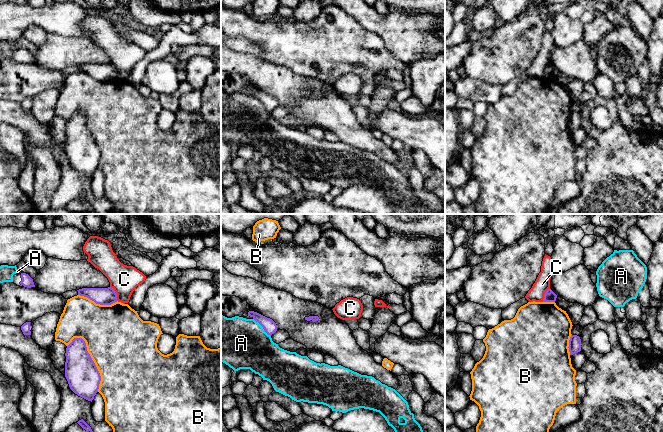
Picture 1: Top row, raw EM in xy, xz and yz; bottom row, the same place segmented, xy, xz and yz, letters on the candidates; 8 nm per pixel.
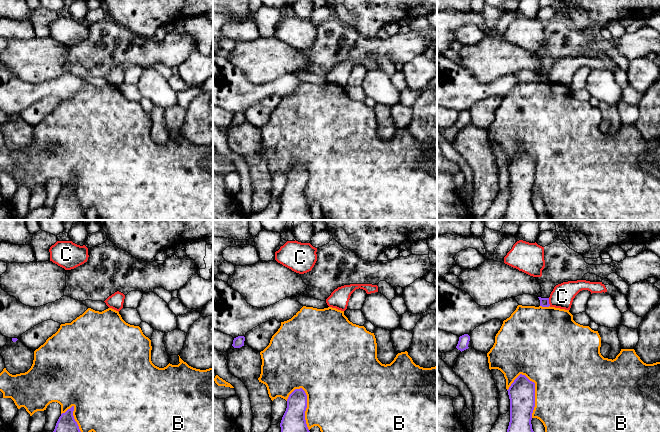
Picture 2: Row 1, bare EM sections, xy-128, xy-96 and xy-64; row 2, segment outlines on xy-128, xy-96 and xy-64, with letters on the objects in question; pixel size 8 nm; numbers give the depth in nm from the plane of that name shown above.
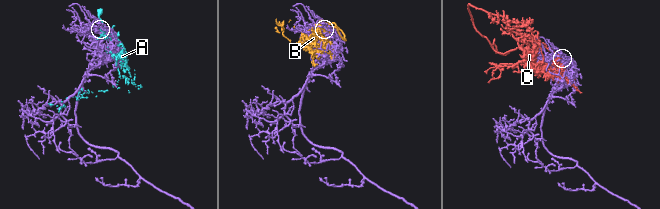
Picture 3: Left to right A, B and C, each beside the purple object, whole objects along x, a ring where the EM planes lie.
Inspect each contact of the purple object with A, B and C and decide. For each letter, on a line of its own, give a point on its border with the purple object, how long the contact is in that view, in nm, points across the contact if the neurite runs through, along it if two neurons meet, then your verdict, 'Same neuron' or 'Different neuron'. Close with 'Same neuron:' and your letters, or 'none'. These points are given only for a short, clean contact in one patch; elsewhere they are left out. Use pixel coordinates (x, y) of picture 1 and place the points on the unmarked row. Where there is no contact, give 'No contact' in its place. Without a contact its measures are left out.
A: Touches purple at xz (262, 102). Shared border 200 nm. Boundary: xz (253, 94), (270, 112). Different neuron
B: Touches purple at xy (93, 137). Shared border 480 nm. Different neuron
C: Touches purple at xy (115, 69). Shared border 140 nm. Boundary: xy (110, 62), (118, 76). Different neuron
Same neuron: none

